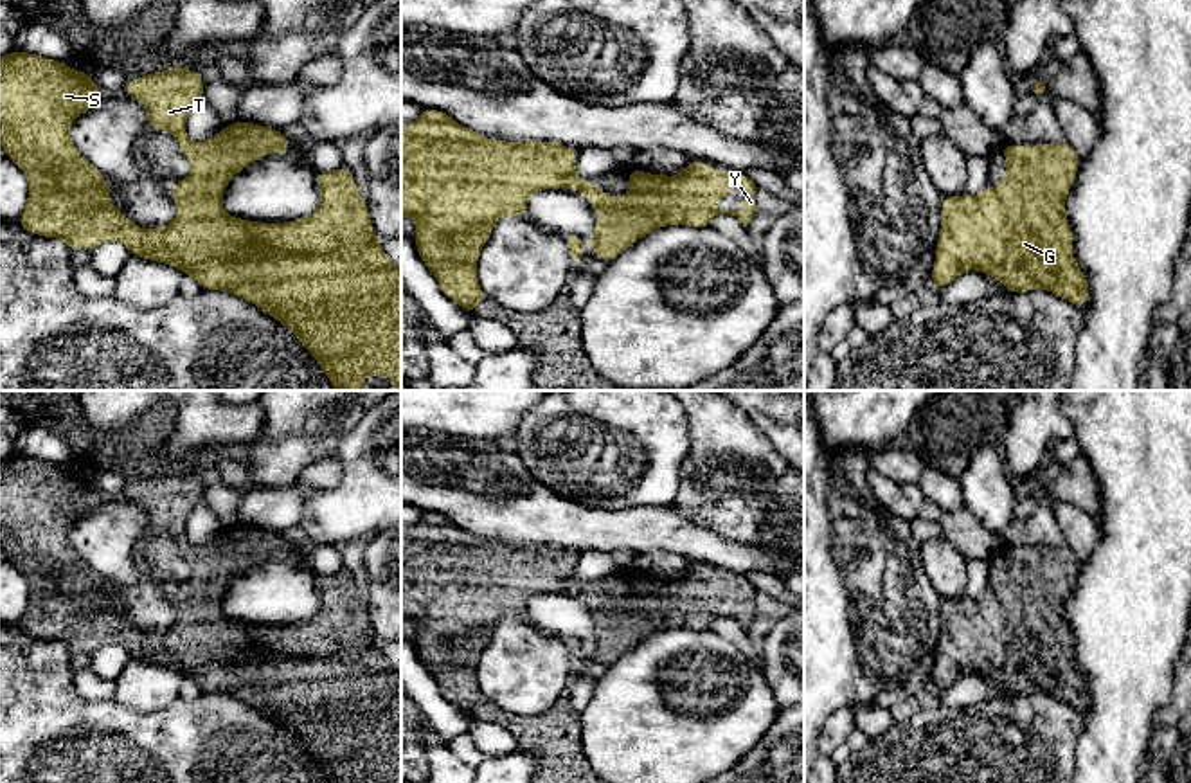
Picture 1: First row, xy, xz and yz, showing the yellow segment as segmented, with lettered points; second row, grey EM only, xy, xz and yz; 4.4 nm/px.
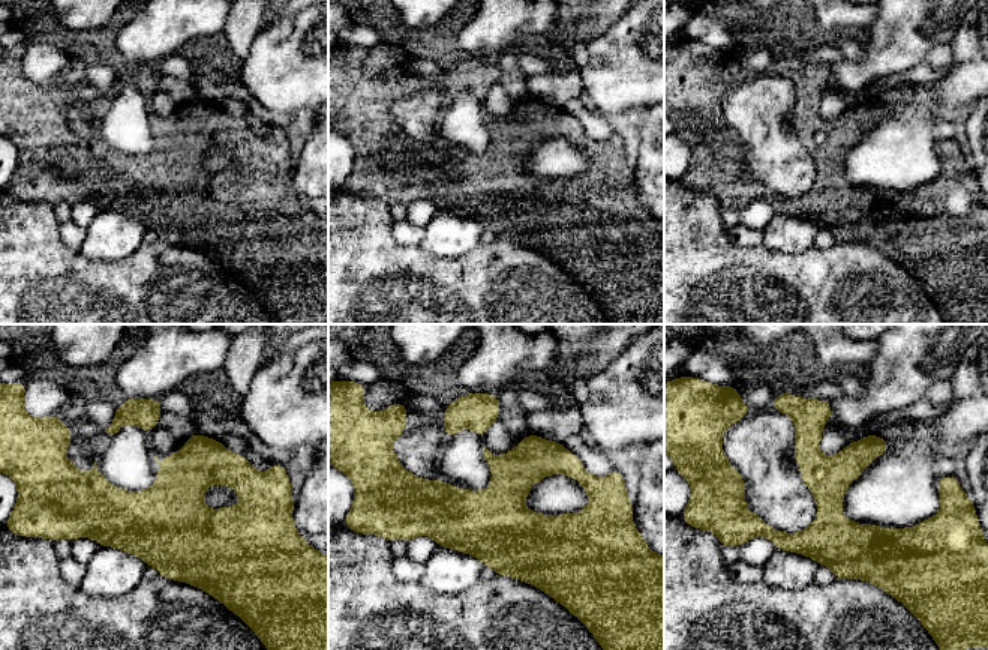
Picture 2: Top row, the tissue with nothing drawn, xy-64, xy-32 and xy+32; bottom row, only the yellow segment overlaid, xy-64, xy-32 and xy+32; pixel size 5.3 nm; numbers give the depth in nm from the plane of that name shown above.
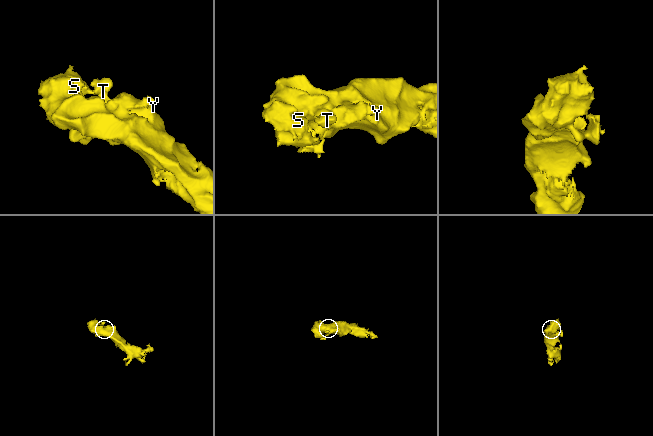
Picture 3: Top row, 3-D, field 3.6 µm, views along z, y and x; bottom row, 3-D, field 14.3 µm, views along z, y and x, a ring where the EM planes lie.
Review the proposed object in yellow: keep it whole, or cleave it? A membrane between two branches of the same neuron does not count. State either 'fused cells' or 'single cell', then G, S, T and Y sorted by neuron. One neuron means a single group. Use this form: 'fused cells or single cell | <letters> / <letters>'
single cell | G S T Y

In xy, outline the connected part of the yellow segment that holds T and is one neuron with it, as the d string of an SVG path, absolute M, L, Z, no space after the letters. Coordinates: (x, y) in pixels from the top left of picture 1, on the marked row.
M13 50L0 58L0 144L7 158L29 178L31 193L18 225L43 238L59 238L74 252L94 250L108 239L122 241L131 256L173 265L185 275L194 277L203 290L225 290L246 299L270 317L288 328L313 355L335 391L369 391L356 383L356 376L401 376L401 268L385 256L380 239L371 227L367 200L358 194L353 173L347 166L335 171L317 173L322 205L311 216L286 221L263 223L227 216L221 209L223 189L232 175L266 153L291 153L290 140L279 131L255 122L236 121L221 131L196 144L185 135L187 113L203 99L203 79L194 68L173 65L164 72L128 79L124 94L140 101L148 112L151 130L169 130L178 149L193 164L187 178L171 185L169 193L182 209L176 218L162 229L140 229L124 212L110 203L106 178L76 149L68 128L103 95L88 72L74 70L61 61L36 54Z

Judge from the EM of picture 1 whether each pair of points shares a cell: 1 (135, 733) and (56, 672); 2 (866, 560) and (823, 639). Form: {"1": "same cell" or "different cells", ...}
{"1": "same cell", "2": "same cell"}

